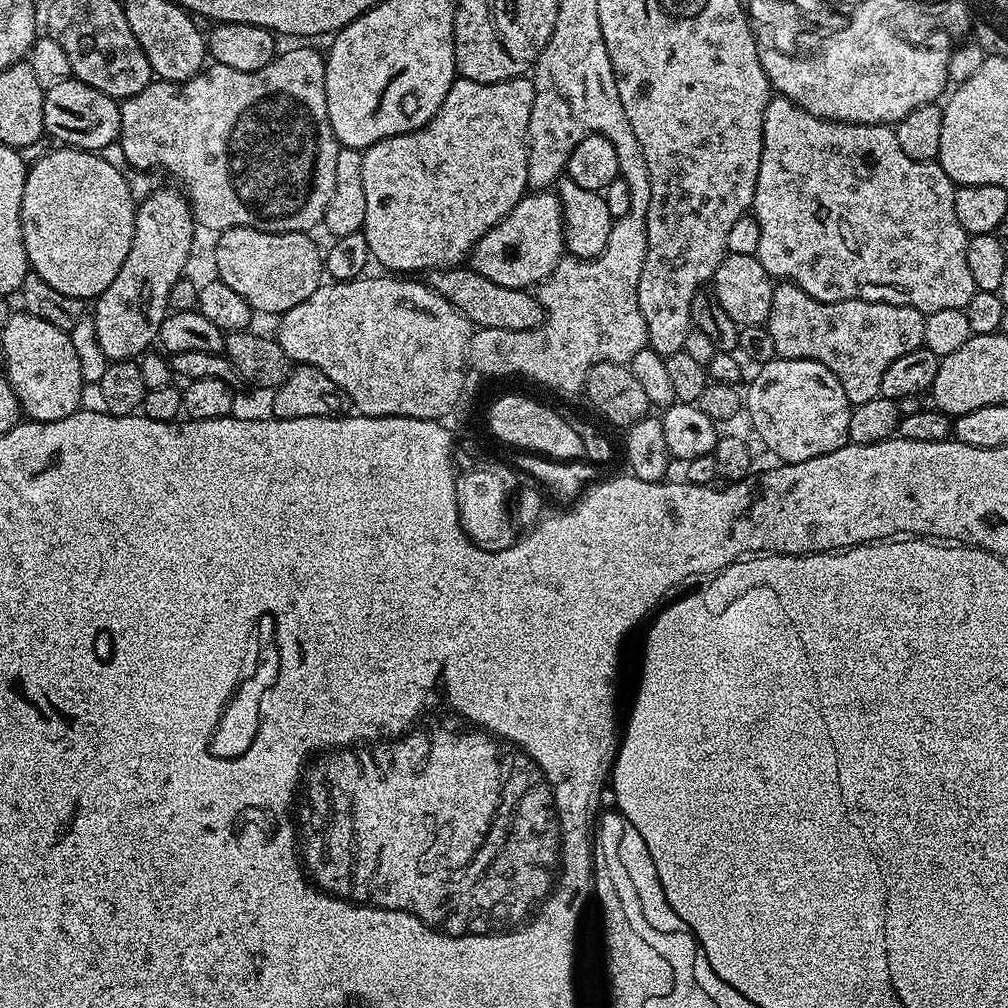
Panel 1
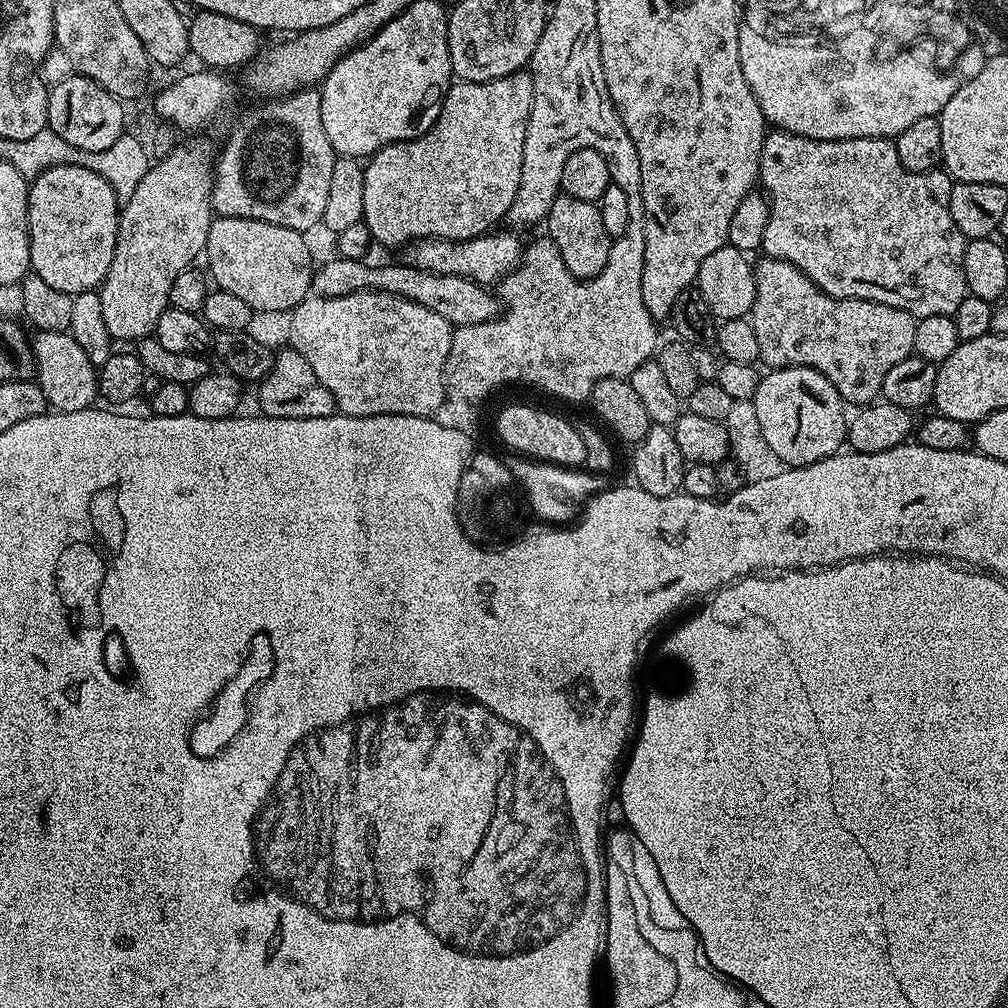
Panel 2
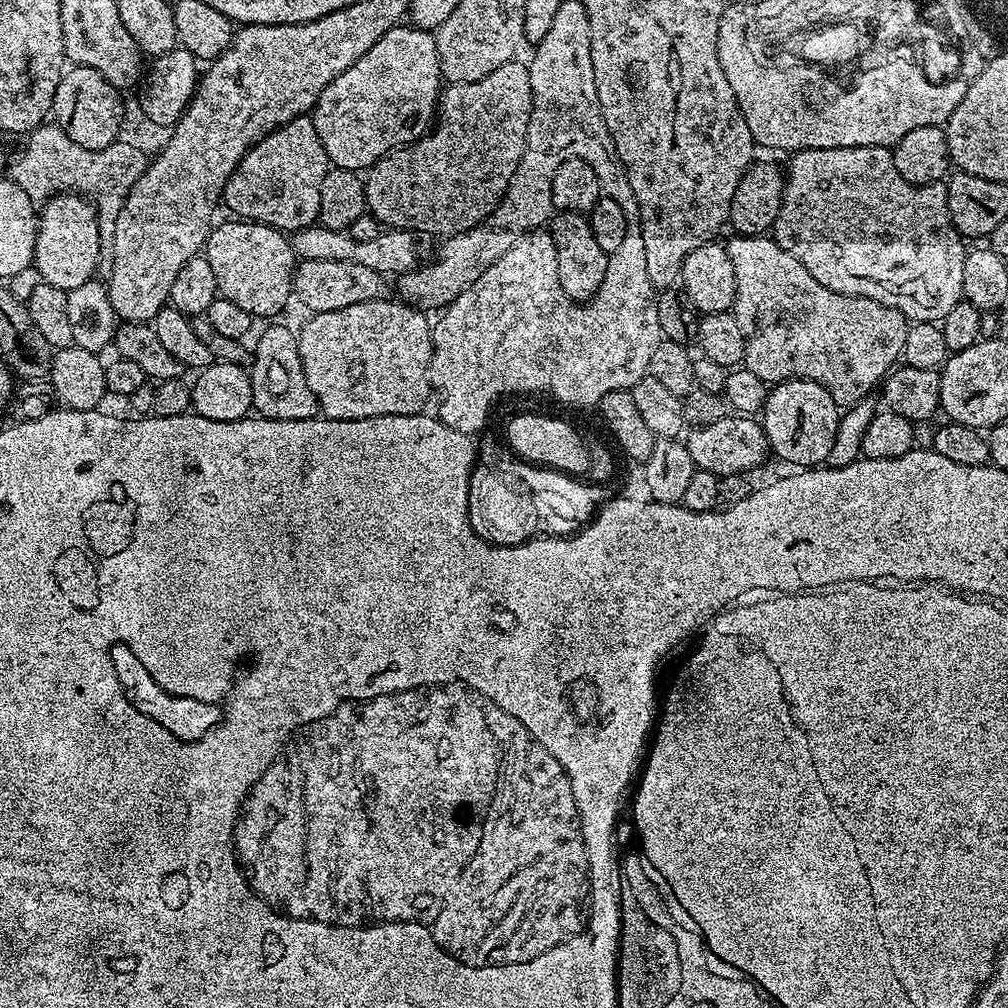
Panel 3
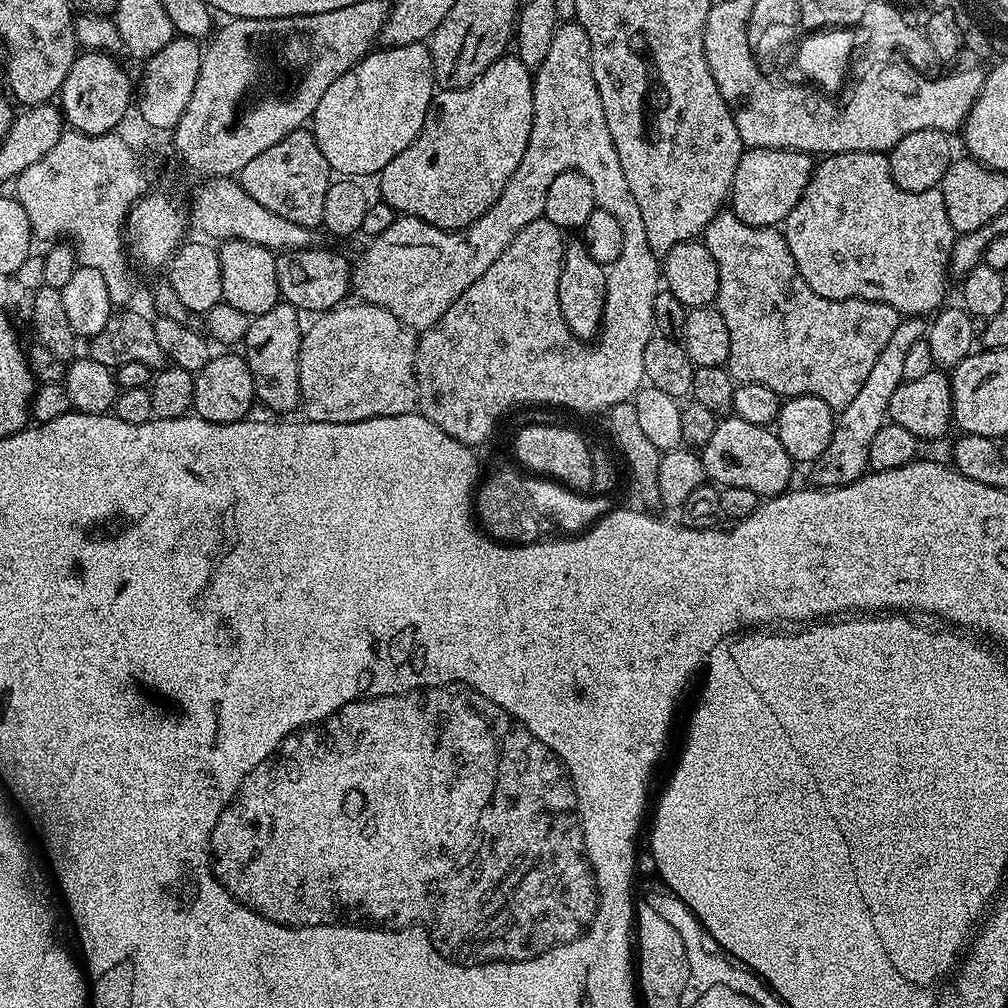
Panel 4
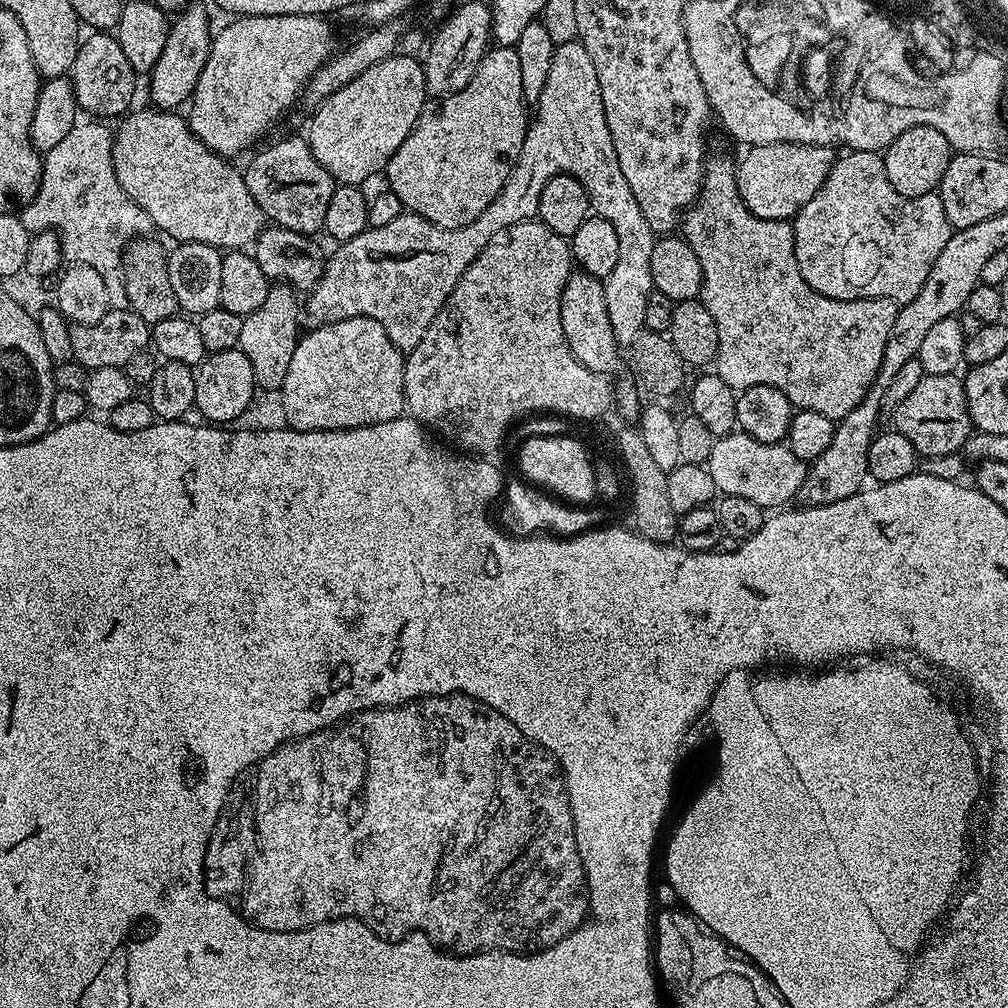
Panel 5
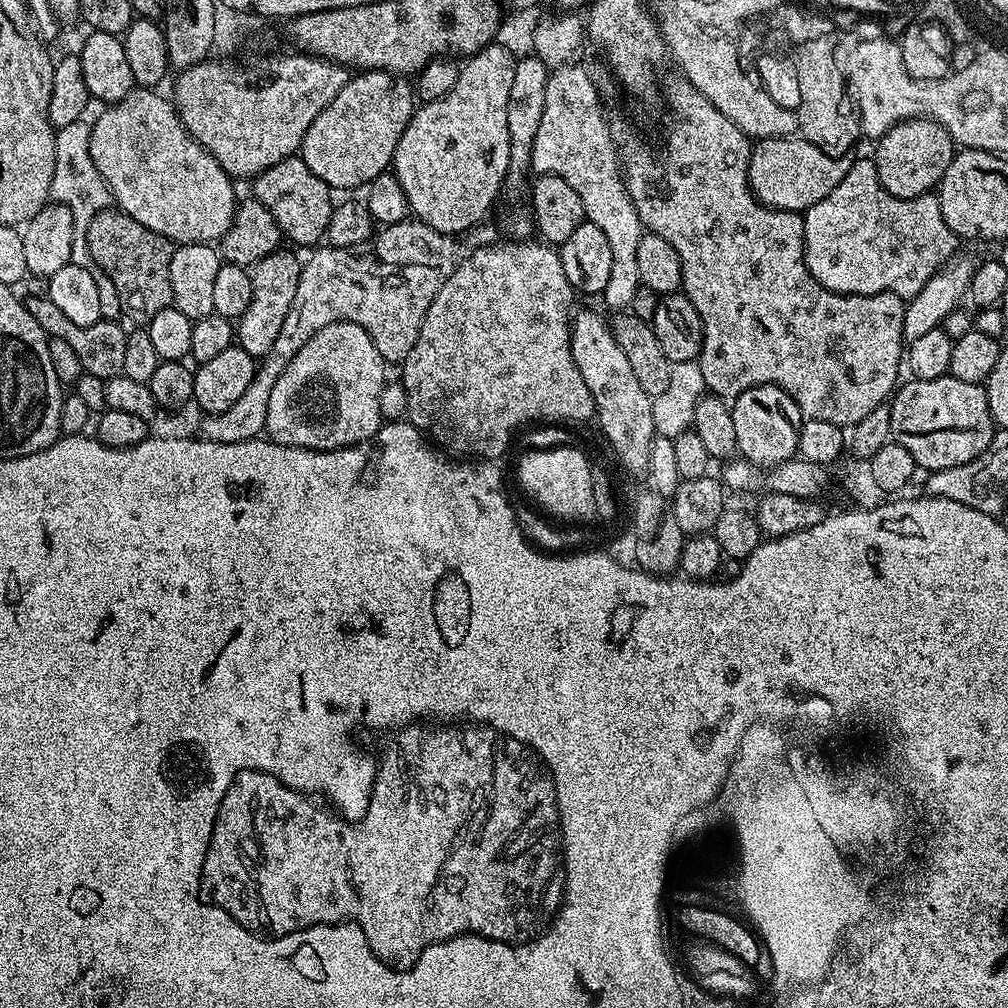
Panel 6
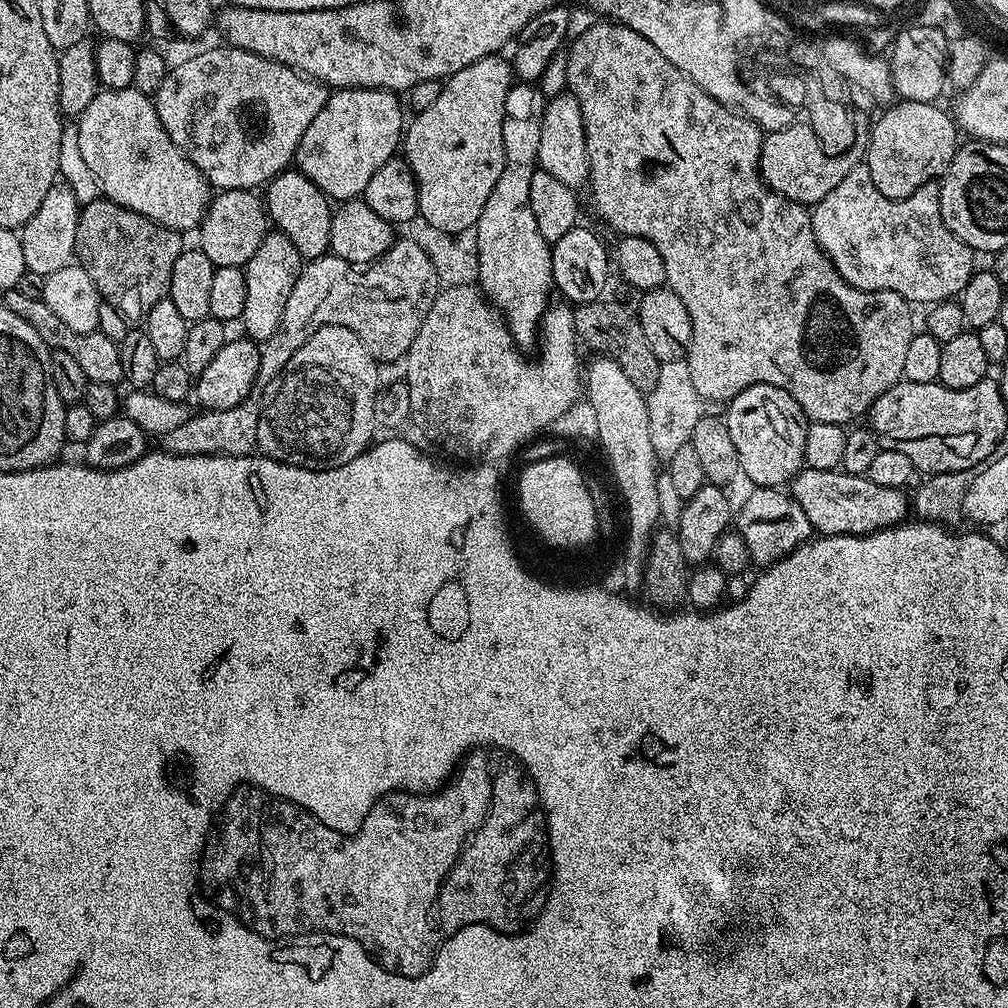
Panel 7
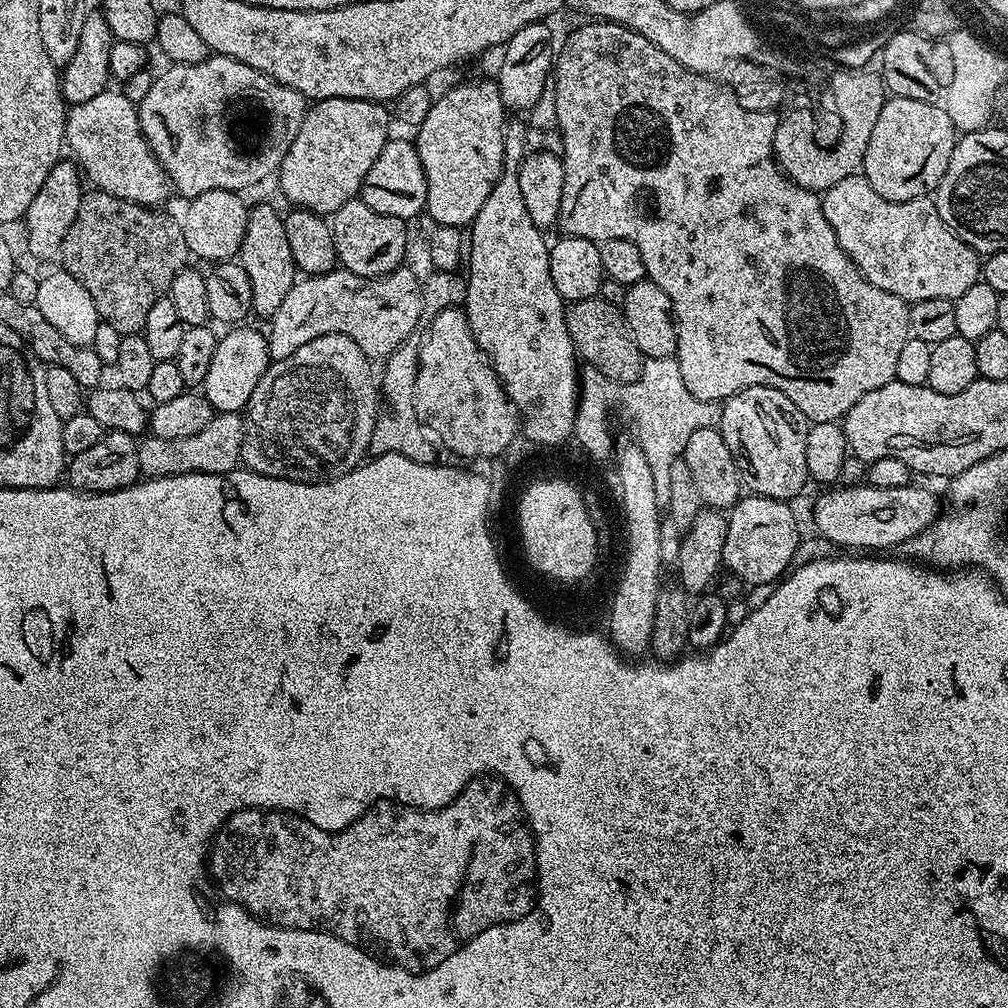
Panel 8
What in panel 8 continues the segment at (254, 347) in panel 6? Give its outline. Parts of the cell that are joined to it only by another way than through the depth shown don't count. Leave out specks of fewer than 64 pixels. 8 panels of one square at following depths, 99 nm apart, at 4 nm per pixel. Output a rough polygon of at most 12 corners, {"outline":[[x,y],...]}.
{"outline":[[252,204],[238,262],[252,312],[270,318],[296,285],[284,216]]}

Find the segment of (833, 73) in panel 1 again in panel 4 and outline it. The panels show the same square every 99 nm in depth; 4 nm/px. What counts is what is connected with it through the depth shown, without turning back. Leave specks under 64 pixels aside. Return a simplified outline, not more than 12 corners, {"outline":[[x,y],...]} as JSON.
{"outline":[[713,3],[704,53],[745,149],[883,152],[963,129],[980,68],[900,68],[842,112],[771,84]]}

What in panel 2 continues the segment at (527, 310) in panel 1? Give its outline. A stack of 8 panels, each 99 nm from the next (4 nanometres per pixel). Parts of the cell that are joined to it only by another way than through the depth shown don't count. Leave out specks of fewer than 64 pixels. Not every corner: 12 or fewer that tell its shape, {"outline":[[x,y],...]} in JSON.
{"outline":[[333,258],[318,296],[389,292],[456,328],[500,315],[491,287],[414,266]]}

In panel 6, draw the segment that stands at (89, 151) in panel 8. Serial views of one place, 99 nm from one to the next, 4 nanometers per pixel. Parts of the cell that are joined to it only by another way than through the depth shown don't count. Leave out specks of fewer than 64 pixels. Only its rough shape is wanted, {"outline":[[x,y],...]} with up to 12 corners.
{"outline":[[167,95],[90,124],[115,207],[177,245],[223,241],[233,177]]}

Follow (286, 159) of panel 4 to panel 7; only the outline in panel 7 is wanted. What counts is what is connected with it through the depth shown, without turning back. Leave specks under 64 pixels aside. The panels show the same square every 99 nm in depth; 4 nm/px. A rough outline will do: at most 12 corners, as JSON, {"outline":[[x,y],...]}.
{"outline":[[299,170],[268,181],[268,219],[305,261],[329,251],[333,205]]}

